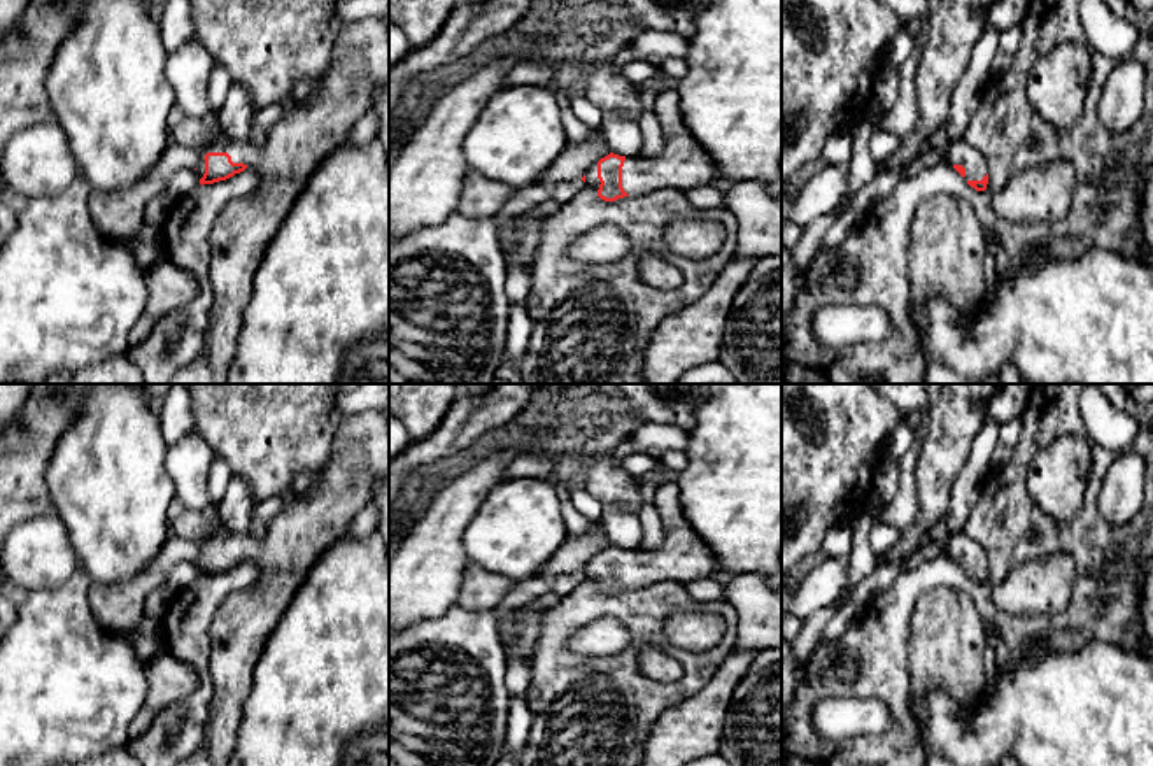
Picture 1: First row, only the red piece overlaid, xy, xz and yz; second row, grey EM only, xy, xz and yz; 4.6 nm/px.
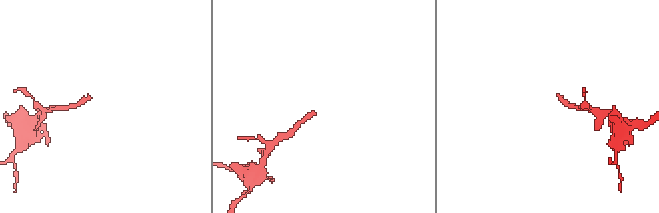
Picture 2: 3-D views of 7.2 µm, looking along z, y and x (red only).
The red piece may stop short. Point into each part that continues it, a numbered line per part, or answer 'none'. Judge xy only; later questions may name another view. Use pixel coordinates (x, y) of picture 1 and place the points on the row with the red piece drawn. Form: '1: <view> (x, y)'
1: xy (309, 132)

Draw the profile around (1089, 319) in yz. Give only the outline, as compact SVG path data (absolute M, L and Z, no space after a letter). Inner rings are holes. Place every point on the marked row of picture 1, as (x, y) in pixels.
M1036 249L1018 268L999 275L994 294L990 298L983 294L983 301L971 321L964 319L957 309L937 293L932 293L922 305L911 303L911 321L923 352L923 375L920 384L980 384L988 375L999 375L1006 361L1011 361L1022 379L1030 384L1153 384L1153 265L1125 258L1113 251L1086 249L1079 251L1076 258L1058 259L1053 258L1048 249Z

